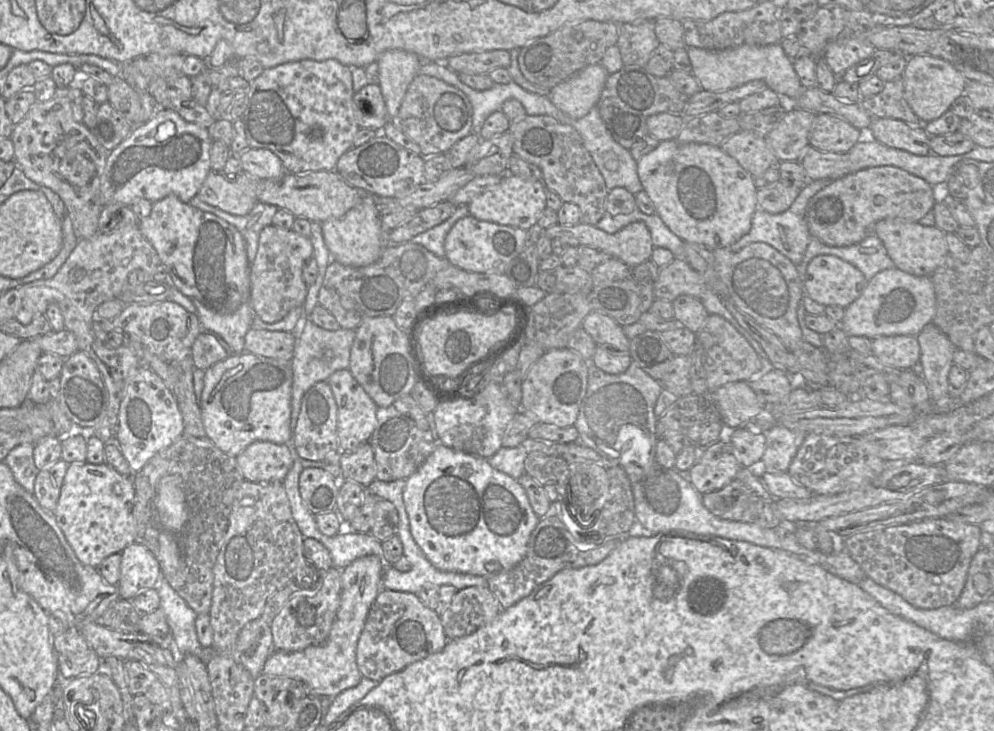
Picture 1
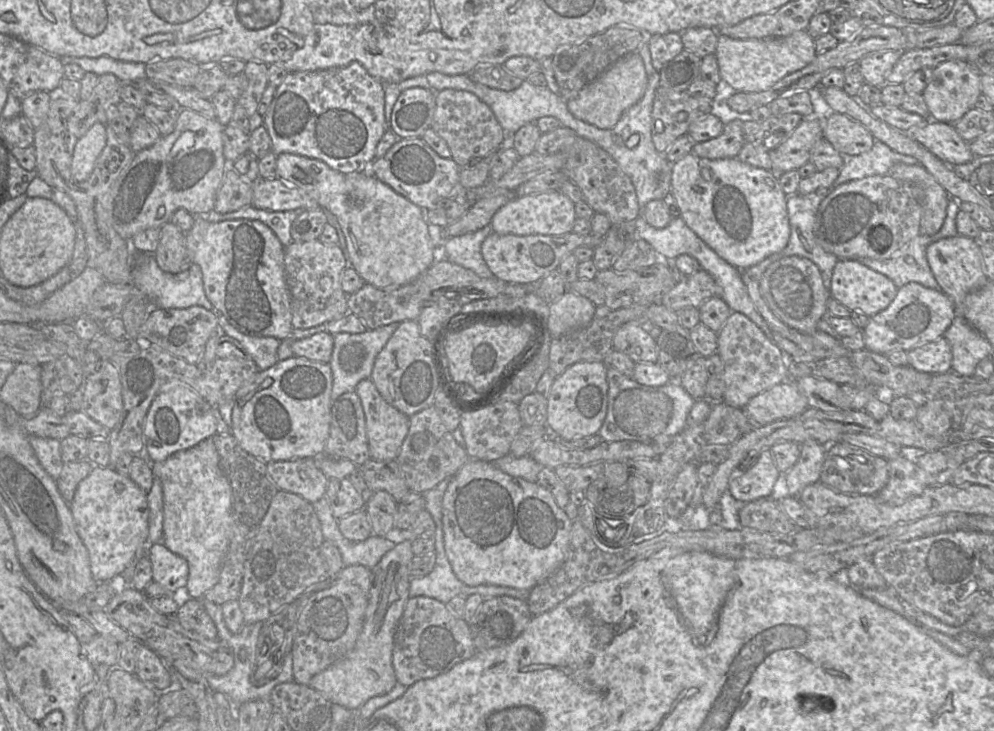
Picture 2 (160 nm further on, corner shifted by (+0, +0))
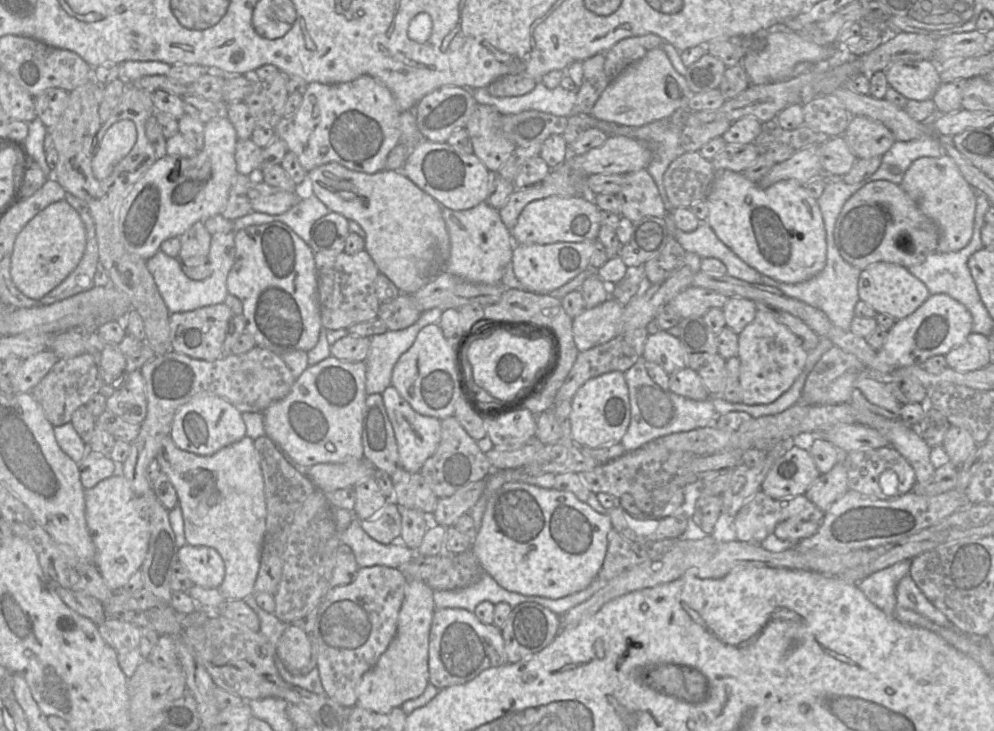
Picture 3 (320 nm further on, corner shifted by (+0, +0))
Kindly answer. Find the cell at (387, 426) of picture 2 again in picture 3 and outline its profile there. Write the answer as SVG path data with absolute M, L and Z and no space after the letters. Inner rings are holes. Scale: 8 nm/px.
M392 385L388 386L381 395L394 430L399 465L407 471L419 473L425 461L436 451L440 442L440 419L416 412Z

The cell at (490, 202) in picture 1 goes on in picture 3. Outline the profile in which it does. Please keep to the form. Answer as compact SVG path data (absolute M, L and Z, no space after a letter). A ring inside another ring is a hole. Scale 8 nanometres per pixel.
M550 196L527 204L511 229L511 234L518 244L595 242L601 226L601 210L592 199Z

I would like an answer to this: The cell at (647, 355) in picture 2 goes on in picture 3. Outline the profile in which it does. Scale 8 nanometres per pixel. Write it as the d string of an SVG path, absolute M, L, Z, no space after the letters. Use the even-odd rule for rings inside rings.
M665 331L648 334L641 356L646 362L651 362L672 374L686 367L686 354L678 338Z

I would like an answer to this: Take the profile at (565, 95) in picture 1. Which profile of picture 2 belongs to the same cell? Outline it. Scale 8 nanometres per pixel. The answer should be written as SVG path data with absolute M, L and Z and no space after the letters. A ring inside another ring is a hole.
M639 53L622 57L606 69L596 80L585 86L576 97L567 100L569 111L578 119L601 129L614 127L621 116L642 98L648 75Z

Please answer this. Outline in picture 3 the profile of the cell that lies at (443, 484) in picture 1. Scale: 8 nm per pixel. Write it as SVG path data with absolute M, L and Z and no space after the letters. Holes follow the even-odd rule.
M513 481L503 484L487 500L470 550L502 588L559 599L584 590L597 576L611 530L608 514L596 512L573 493Z

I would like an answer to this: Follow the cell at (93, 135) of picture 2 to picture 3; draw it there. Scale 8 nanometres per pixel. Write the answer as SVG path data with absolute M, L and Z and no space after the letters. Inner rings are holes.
M129 119L113 123L99 141L92 158L91 167L94 176L105 179L115 165L132 149L136 142L135 124Z

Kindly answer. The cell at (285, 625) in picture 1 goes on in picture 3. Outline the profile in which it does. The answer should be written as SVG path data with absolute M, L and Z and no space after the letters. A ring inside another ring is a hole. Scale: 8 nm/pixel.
M386 566L359 568L355 579L345 586L332 589L316 608L306 616L291 621L301 628L317 650L317 666L325 694L338 704L353 708L357 703L357 689L365 673L371 670L397 633L398 616L405 596L408 578L403 570Z

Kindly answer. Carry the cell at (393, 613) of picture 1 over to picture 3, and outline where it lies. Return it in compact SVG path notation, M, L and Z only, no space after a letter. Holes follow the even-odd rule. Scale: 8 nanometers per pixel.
M435 610L429 634L429 684L441 690L466 683L486 669L507 663L509 662L500 628L493 624L483 624L468 610Z

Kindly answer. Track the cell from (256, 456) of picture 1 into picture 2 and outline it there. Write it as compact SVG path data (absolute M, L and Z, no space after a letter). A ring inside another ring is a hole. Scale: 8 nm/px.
M316 458L268 462L267 471L280 490L295 493L314 503L324 497L328 478L315 464Z

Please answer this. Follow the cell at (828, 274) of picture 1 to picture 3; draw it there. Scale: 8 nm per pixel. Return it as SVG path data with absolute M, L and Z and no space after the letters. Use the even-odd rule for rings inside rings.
M873 263L861 270L858 282L860 301L873 307L878 314L885 314L897 320L915 312L931 295L927 286L906 267L888 263Z

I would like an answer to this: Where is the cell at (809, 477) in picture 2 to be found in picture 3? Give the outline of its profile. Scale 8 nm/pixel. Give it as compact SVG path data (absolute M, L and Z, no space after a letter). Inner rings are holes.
M840 461L830 471L821 474L806 491L805 496L825 513L849 490L847 471L843 461Z

